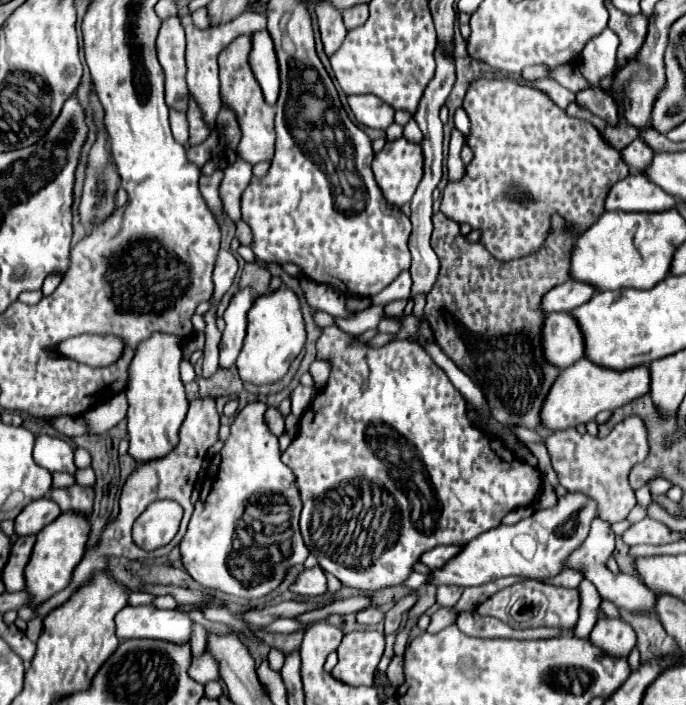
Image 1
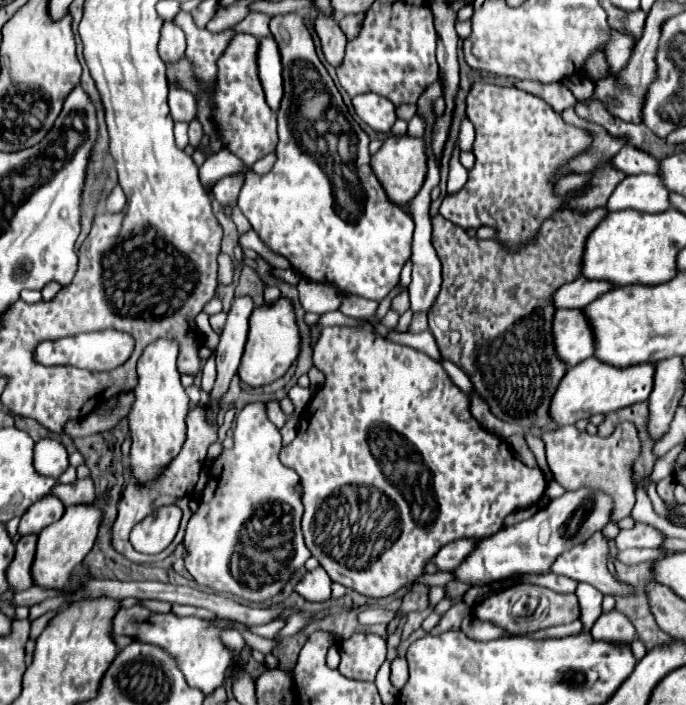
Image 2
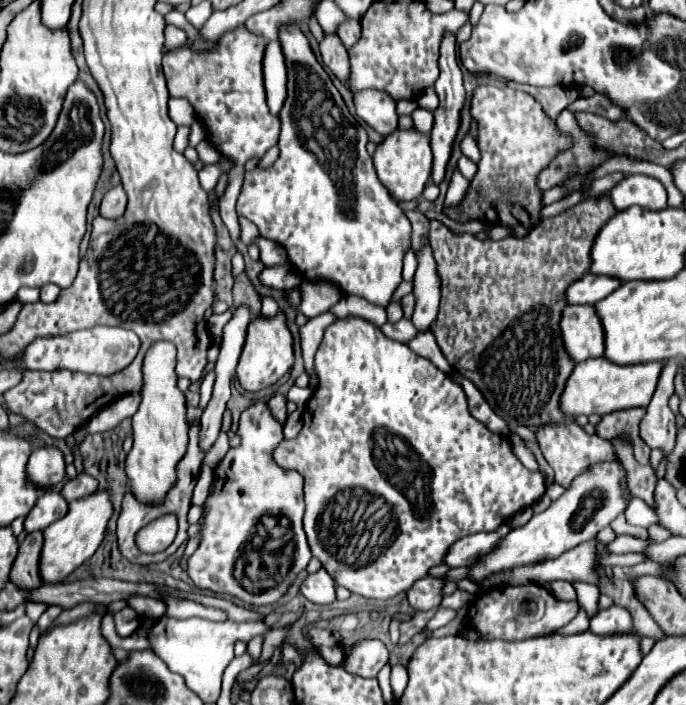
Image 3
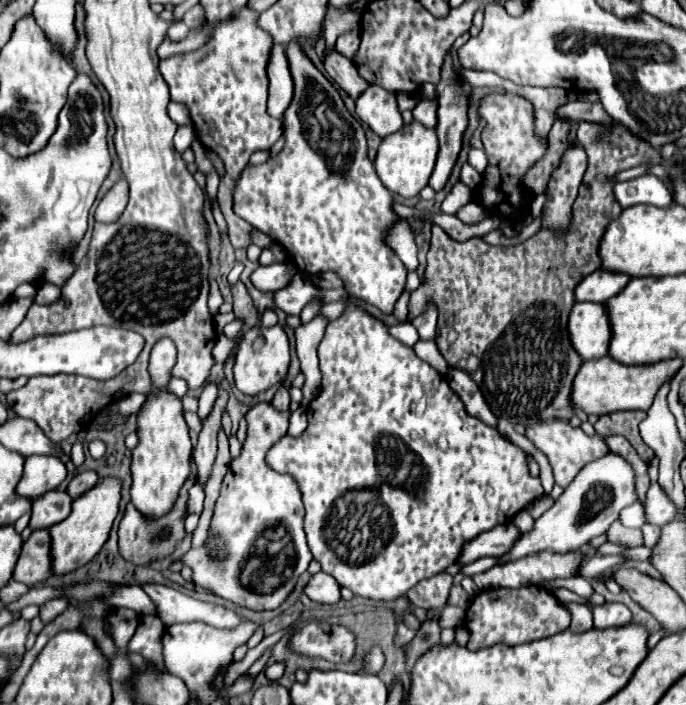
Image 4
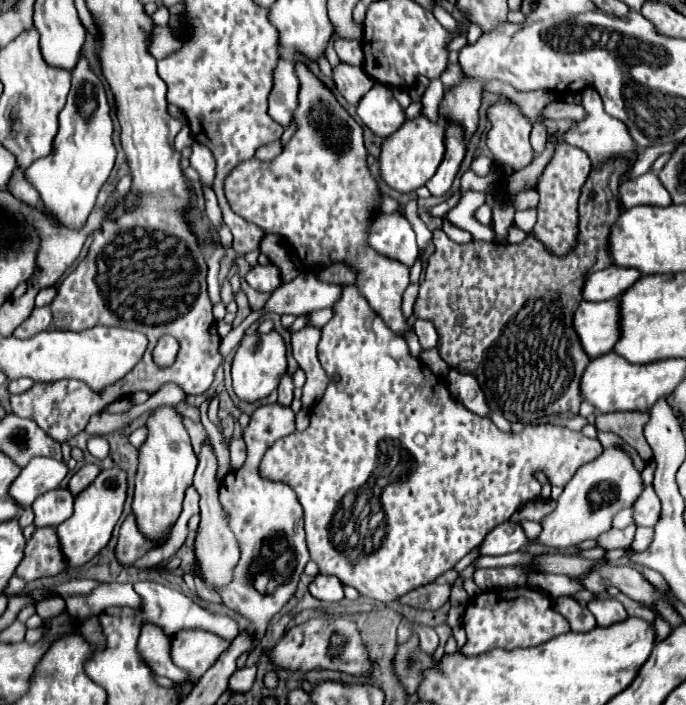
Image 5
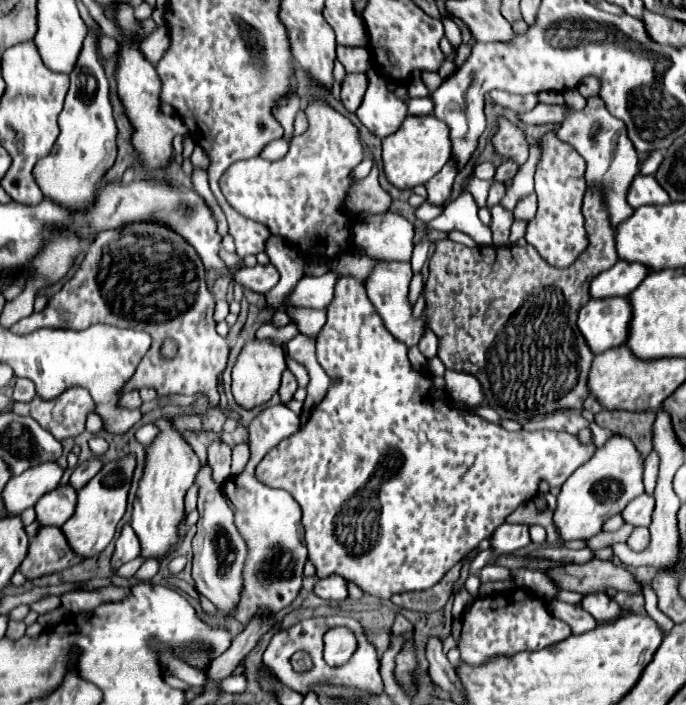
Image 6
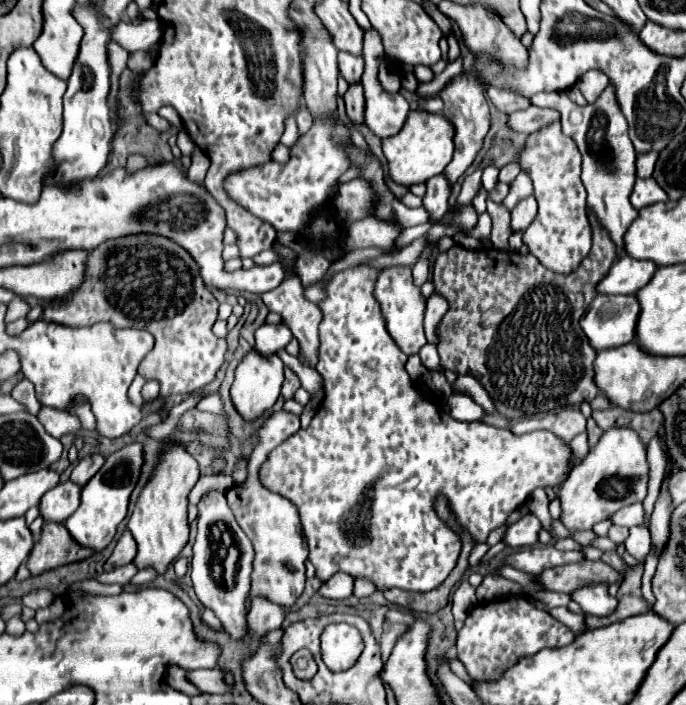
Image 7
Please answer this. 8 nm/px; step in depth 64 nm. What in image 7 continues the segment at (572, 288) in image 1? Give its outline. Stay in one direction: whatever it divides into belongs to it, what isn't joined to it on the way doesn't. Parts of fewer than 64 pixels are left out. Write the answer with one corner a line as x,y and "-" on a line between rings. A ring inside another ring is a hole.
620,256
610,272
598,282
598,294
636,294
656,272
652,264
644,264
642,260
628,260
628,256

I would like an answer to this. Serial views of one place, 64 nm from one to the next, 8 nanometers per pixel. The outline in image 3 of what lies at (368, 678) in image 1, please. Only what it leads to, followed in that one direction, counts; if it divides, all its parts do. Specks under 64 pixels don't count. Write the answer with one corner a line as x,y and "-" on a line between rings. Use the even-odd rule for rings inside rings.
358,640
346,654
342,668
348,674
362,678
376,678
380,668
388,662
388,648
380,640

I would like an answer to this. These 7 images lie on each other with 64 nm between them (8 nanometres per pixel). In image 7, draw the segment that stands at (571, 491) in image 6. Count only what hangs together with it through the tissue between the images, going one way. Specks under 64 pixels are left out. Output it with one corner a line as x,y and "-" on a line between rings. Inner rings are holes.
612,428
600,438
600,442
584,456
584,460
570,472
566,482
560,486
560,522
570,532
592,530
594,524
610,518
622,506
642,502
646,498
646,482
646,448
640,442
638,434
630,428

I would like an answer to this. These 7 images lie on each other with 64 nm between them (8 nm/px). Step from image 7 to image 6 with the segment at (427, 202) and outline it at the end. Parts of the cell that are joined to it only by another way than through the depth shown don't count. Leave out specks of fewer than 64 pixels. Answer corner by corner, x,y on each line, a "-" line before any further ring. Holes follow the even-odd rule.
452,156
448,160
448,164
426,184
426,190
428,190
428,202
430,204
436,204
436,206
442,206
448,196
450,196
450,190
452,190
452,182
458,174
458,164
456,164
456,158

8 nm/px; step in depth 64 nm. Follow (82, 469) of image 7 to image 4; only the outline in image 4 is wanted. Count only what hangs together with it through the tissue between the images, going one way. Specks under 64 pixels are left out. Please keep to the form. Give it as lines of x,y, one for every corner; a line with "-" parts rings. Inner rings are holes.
88,470
88,472
78,472
78,474
70,480
66,492
68,492
72,498
78,498
78,496
82,496
84,492
92,490
96,484
98,484
96,472
92,472
92,470

